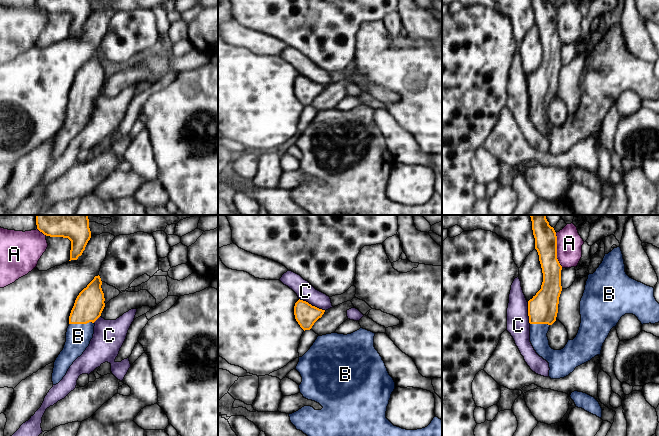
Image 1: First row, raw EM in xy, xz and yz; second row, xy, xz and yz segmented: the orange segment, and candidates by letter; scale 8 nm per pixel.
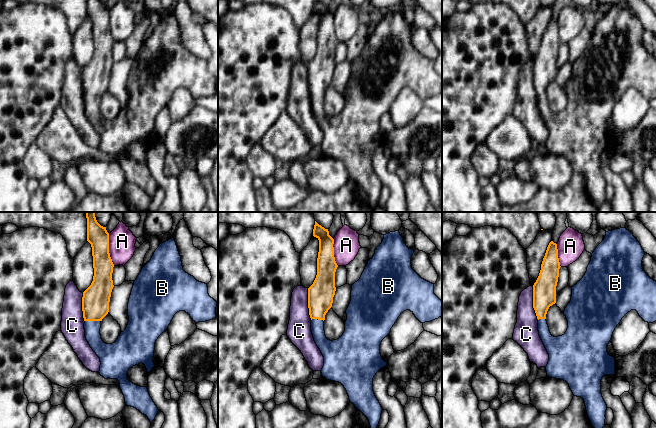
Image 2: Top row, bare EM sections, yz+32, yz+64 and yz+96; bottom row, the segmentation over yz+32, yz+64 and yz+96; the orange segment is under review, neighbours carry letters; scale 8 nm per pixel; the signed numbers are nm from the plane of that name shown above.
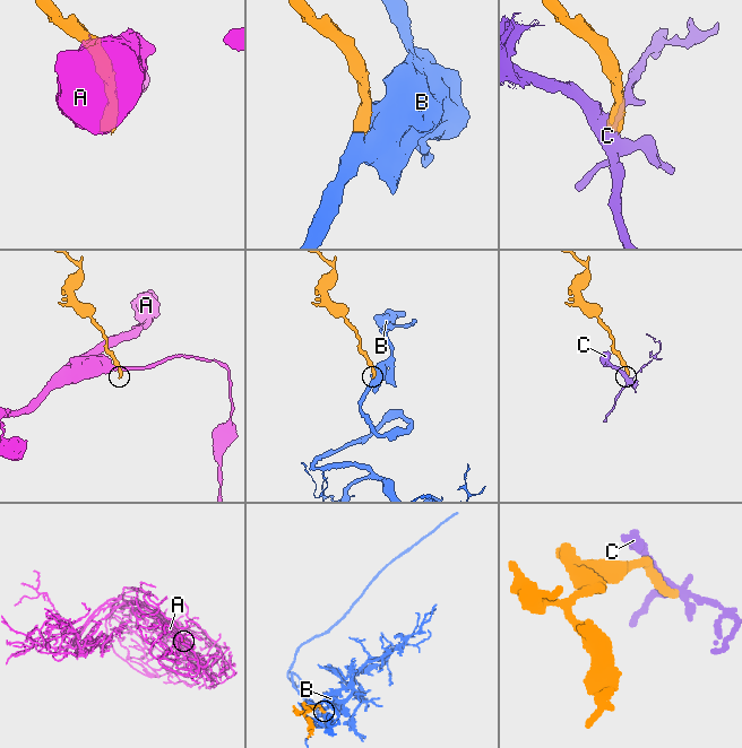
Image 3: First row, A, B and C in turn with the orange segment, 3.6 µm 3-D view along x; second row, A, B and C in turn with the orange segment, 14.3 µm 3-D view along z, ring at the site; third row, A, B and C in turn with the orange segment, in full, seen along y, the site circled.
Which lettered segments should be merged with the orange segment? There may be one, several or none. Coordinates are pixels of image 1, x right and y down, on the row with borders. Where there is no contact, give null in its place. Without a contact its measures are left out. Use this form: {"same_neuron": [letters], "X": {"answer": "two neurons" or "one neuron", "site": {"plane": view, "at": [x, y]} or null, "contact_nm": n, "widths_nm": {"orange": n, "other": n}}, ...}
{"same_neuron": ["B"], "A": {"answer": "two neurons", "site": {"plane": "yz", "at": [556, 250]}, "contact_nm": 280, "widths_nm": {"orange": 180, "other": 200}}, "B": {"answer": "one neuron", "site": {"plane": "xy", "at": [81, 323]}, "contact_nm": 200, "widths_nm": {"orange": 240, "other": 200}}, "C": {"answer": "two neurons", "site": {"plane": "xz", "at": [311, 305]}, "contact_nm": 240, "widths_nm": {"orange": 180, "other": 150}}}

